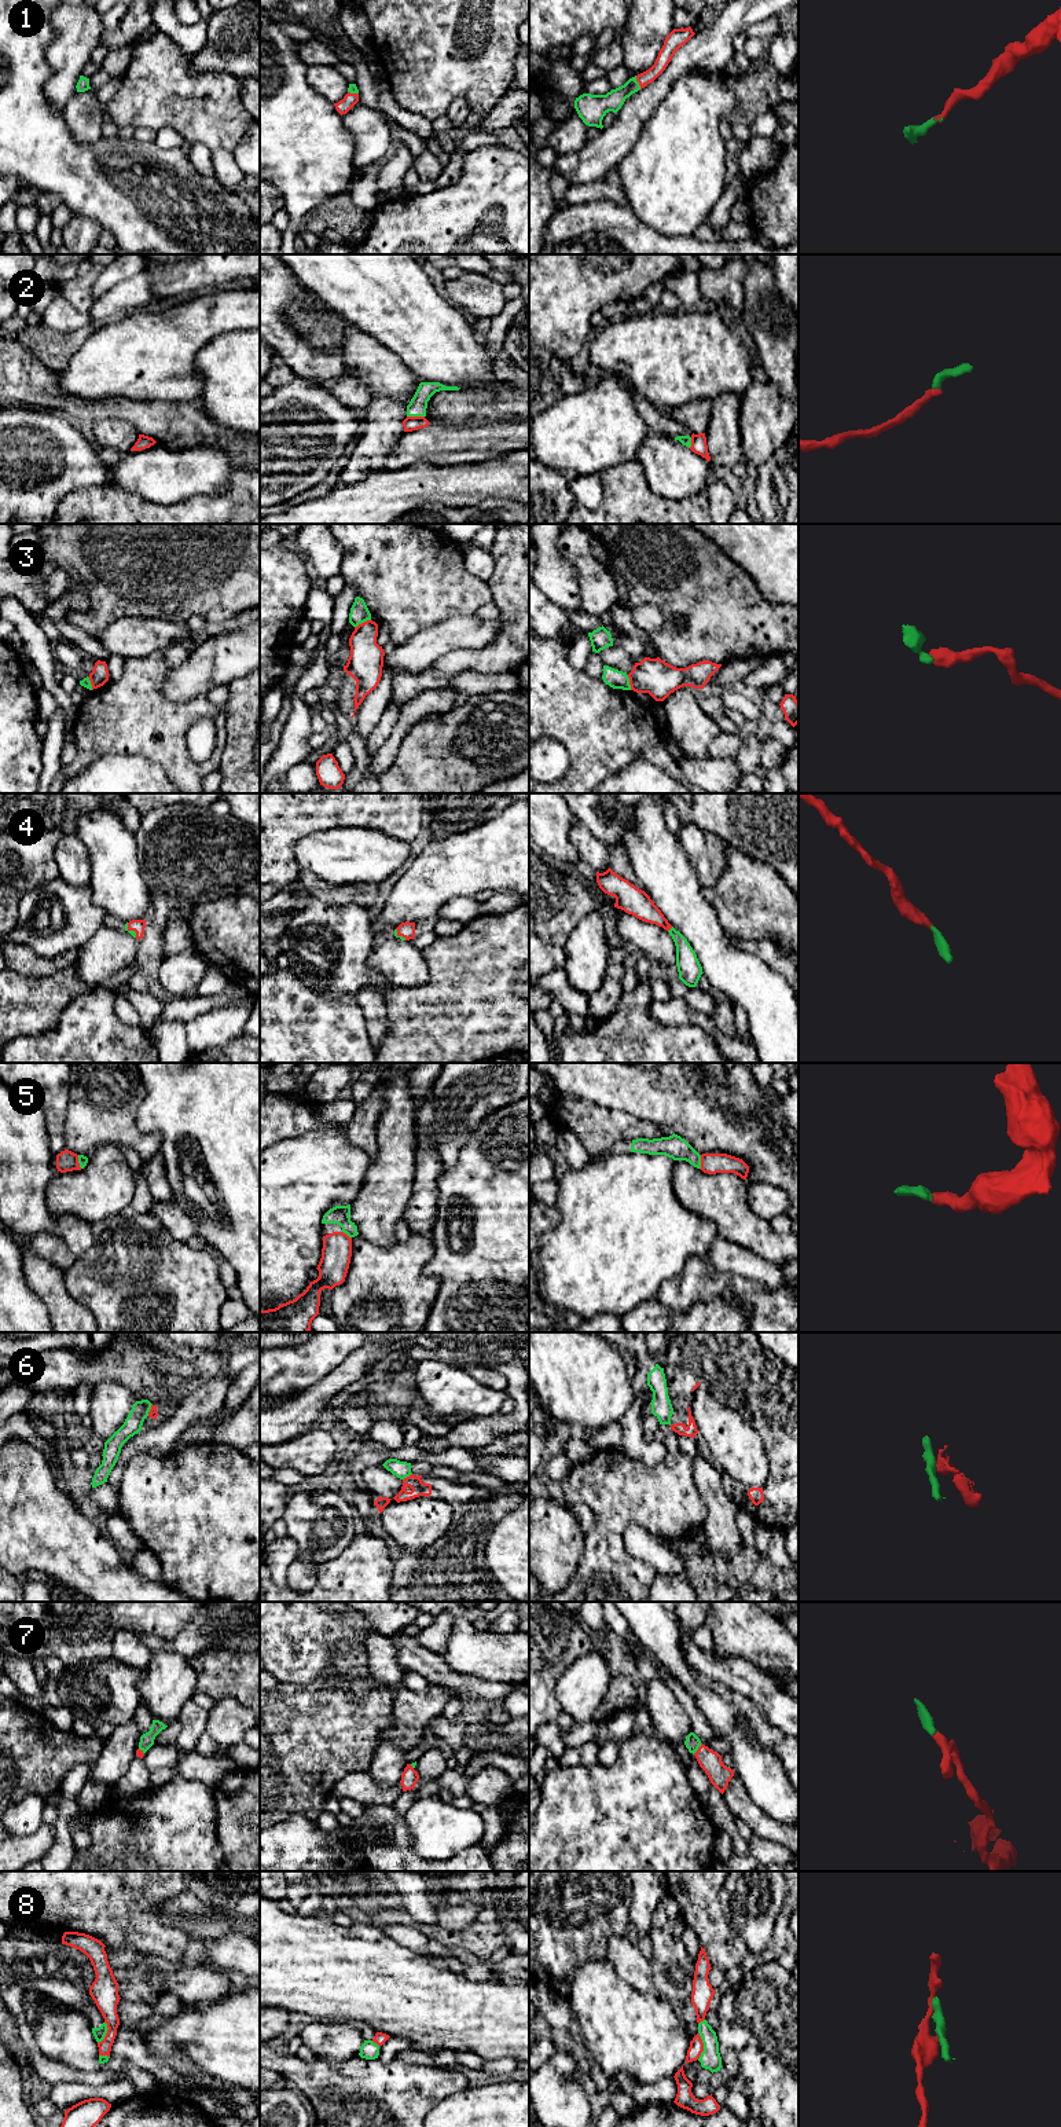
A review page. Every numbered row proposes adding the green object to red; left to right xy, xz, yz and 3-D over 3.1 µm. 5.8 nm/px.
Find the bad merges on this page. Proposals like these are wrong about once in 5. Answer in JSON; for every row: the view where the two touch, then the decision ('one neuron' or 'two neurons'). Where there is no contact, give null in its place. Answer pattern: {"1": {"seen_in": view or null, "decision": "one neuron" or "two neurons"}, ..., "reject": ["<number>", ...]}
{"1": {"seen_in": "yz", "decision": "one neuron"}, "2": {"seen_in": "xz", "decision": "one neuron"}, "3": {"seen_in": "xz", "decision": "two neurons"}, "4": {"seen_in": "xy", "decision": "one neuron"}, "5": {"seen_in": "yz", "decision": "one neuron"}, "6": {"seen_in": "xz", "decision": "two neurons"}, "7": {"seen_in": "yz", "decision": "one neuron"}, "8": {"seen_in": "yz", "decision": "two neurons"}, "reject": ["3", "6", "8"]}

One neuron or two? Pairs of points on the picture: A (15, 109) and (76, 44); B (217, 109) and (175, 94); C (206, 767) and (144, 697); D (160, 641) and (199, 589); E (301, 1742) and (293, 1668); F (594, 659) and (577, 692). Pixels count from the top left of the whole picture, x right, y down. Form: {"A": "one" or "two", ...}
{"A": "two", "B": "one", "C": "one", "D": "two", "E": "two", "F": "two"}

